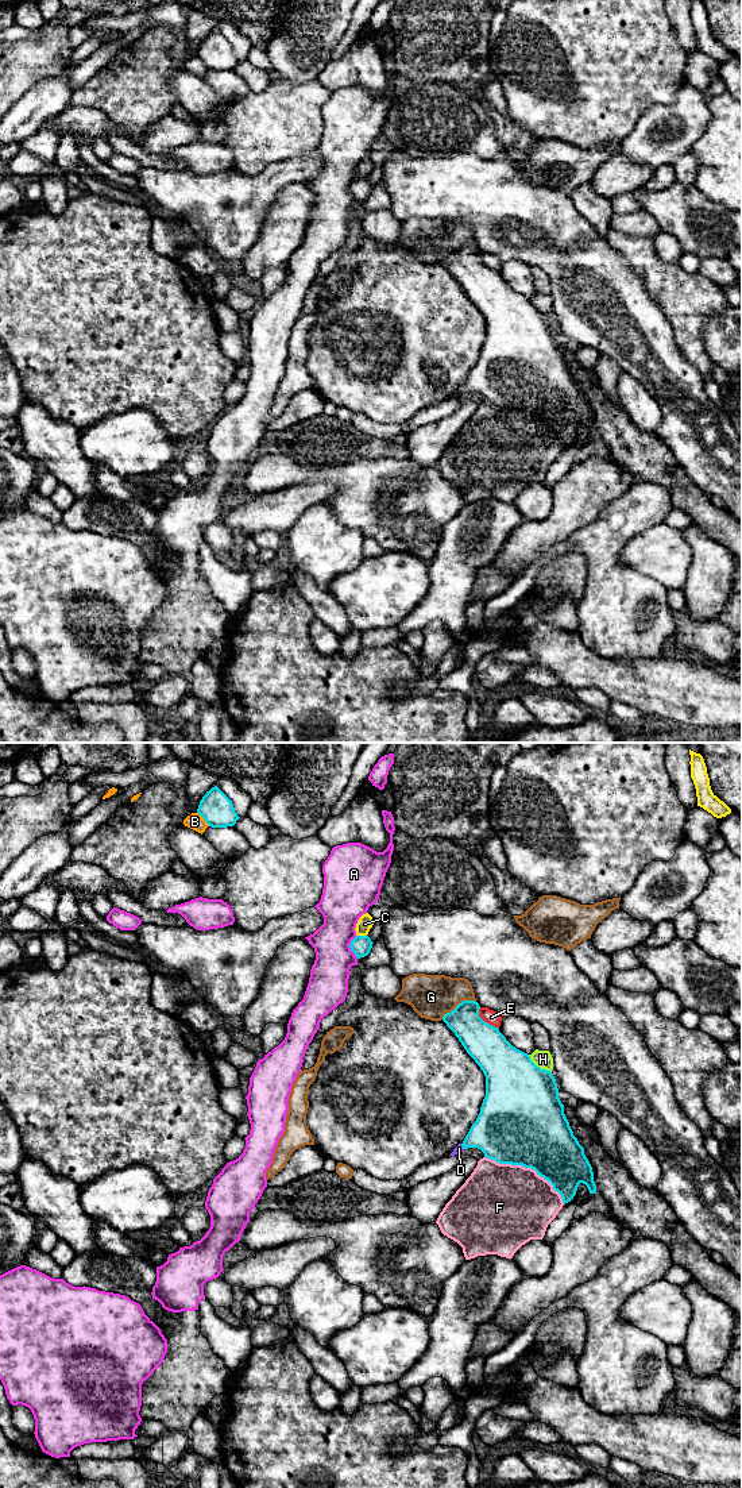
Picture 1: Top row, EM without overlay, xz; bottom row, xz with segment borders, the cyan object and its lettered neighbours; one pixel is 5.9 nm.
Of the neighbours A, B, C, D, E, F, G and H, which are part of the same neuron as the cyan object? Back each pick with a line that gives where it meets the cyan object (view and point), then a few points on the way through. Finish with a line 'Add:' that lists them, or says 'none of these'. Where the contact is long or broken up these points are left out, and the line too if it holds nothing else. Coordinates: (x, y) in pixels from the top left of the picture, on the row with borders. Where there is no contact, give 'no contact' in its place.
D: contact xz (462, 1145); way xz (501, 1130), (482, 1134), (462, 1145), (459, 1148)
Add: D

